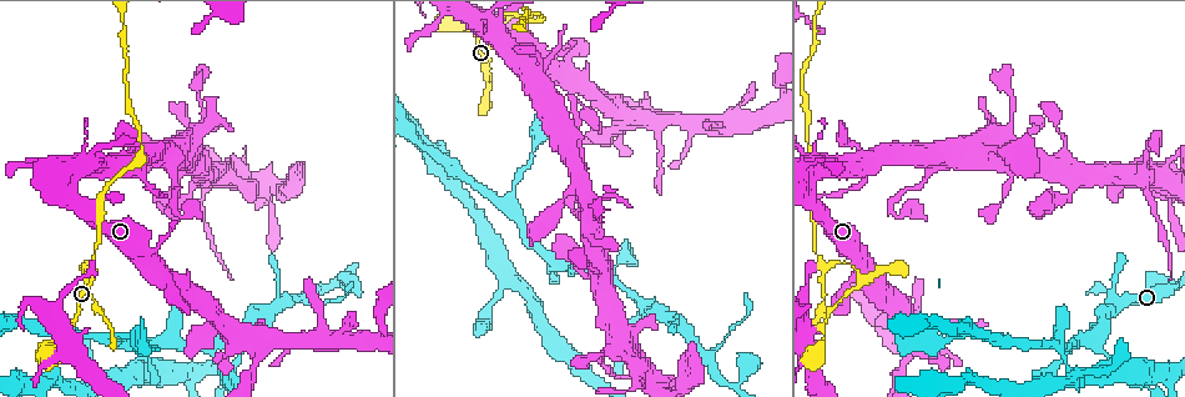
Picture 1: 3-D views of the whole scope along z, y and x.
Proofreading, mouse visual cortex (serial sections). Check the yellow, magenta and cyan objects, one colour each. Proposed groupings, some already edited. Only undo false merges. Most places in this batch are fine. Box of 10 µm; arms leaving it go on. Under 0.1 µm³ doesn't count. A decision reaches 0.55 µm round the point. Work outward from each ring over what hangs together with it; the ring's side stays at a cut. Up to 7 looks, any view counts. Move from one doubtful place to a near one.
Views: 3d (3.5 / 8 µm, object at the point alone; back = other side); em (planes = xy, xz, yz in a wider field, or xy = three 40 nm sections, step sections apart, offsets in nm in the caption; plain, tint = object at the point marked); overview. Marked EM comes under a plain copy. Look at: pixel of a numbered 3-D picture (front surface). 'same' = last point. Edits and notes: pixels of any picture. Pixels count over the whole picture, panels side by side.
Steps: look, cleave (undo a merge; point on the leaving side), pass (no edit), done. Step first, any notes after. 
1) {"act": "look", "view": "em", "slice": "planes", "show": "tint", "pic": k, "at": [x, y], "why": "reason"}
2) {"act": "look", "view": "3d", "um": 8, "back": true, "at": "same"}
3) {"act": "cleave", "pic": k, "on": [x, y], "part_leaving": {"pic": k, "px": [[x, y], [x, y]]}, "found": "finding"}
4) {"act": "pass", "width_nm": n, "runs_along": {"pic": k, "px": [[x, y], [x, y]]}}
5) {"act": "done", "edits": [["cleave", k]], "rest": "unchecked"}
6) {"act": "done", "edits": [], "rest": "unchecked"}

{"act": "look", "view": "3d", "um": 8, "pic": 1, "at": [95, 264]}

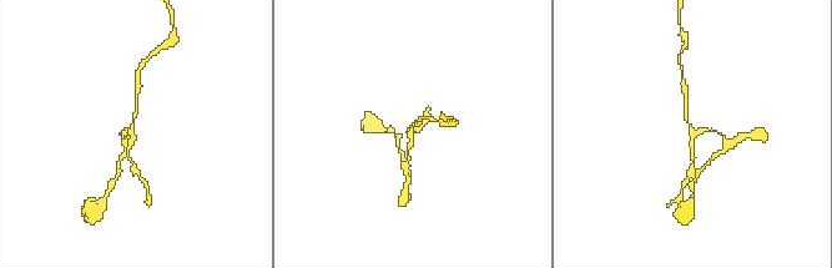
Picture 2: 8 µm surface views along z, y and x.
{"act": "look", "view": "3d", "um": 3.5, "at": "same"}

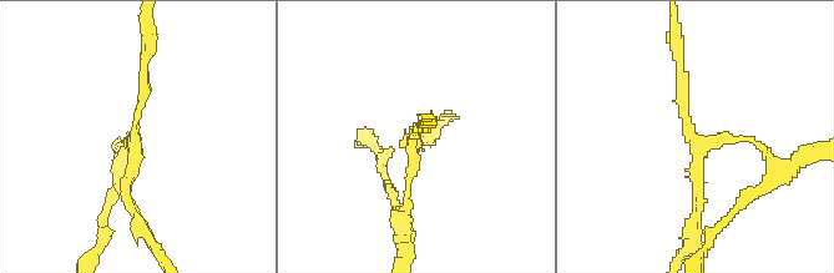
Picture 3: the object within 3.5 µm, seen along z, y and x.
{"act": "look", "view": "em", "slice": "xy", "step": 3, "show": "tint", "pic": 3, "at": [132, 133]}

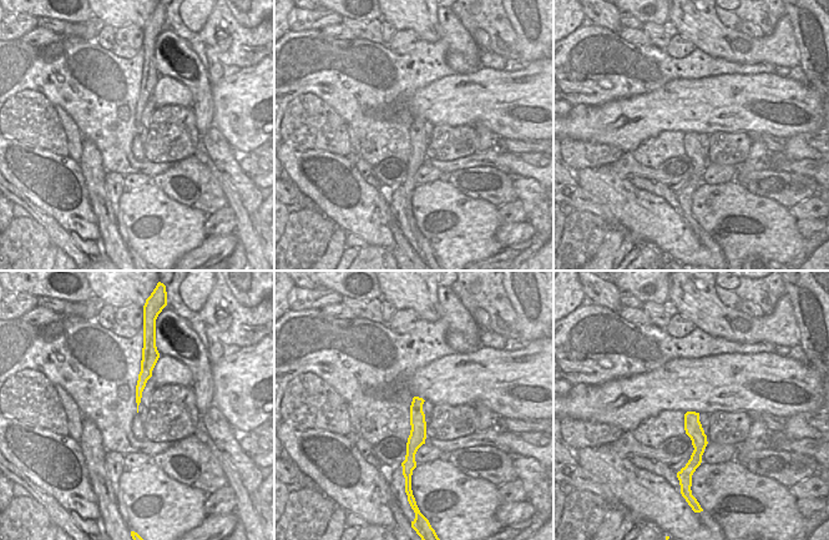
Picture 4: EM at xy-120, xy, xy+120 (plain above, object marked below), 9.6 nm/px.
{"act": "pass", "arm_widths_nm": [100, 150, 150], "found": "one cell here"}

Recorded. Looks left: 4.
{"act": "look", "view": "3d", "um": 3.5, "pic": 1, "at": [169, 165], "why": "small branch off a trunk"}

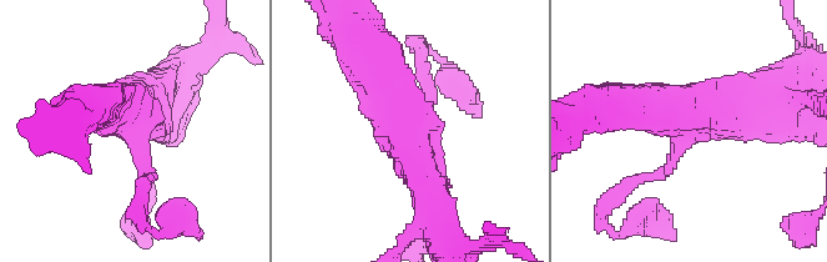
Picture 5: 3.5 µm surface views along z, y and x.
{"act": "look", "view": "em", "slice": "xy", "step": 2, "show": "tint", "pic": 5, "at": [683, 130], "arms": 3, "arm_widths_nm": [200, 500, 500]}

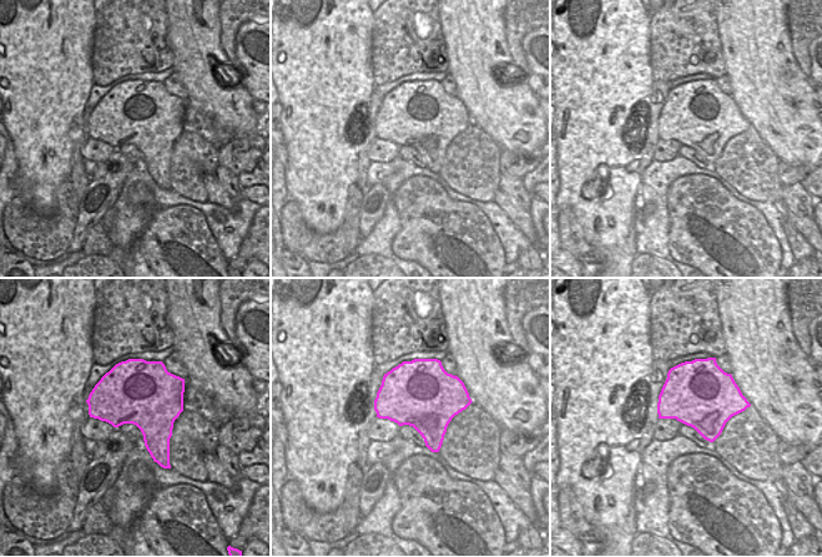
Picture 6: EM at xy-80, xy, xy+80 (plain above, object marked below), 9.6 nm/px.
{"act": "pass", "width_nm": 650, "runs_along": {"pic": 5, "px": [[367, 55], [404, 122], [432, 198]]}, "found": "all the same cell"}

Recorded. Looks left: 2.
{"act": "look", "view": "3d", "um": 3.5, "pic": 1, "at": [652, 306], "why": "three arms meet"}

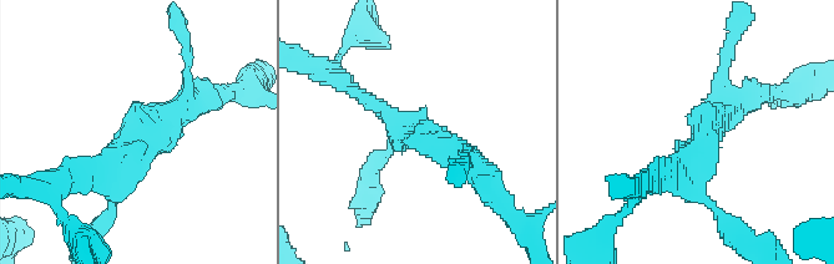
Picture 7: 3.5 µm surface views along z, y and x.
{"act": "look", "view": "em", "slice": "xy", "step": 1, "show": "tint", "pic": 7, "at": [134, 151], "arms": 3, "arm_widths_nm": [150, 250, 350], "why": "shape alone is not enough"}

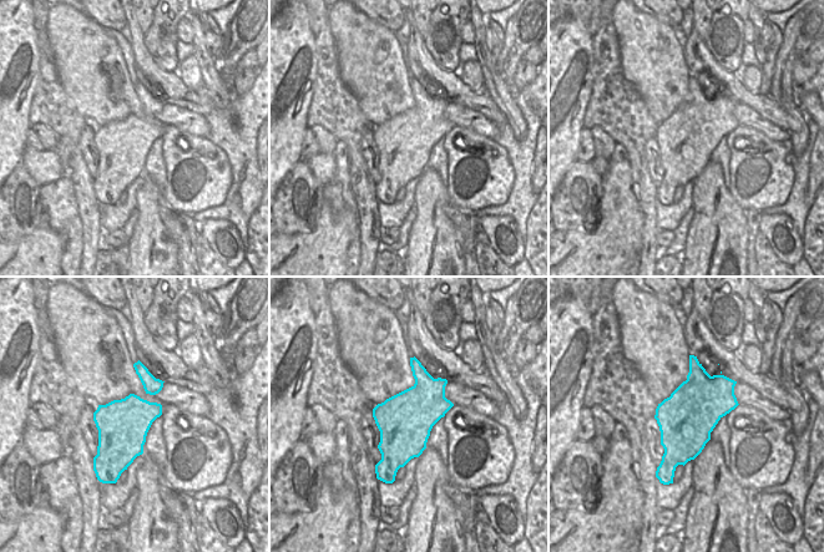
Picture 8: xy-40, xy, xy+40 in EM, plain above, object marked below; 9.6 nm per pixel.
{"act": "pass", "runs_along": {"pic": 7, "px": [[473, 169], [345, 84]]}, "found": "all the same cell"}

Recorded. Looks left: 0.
{"act": "done", "edits": [], "rest": "unchecked"}

